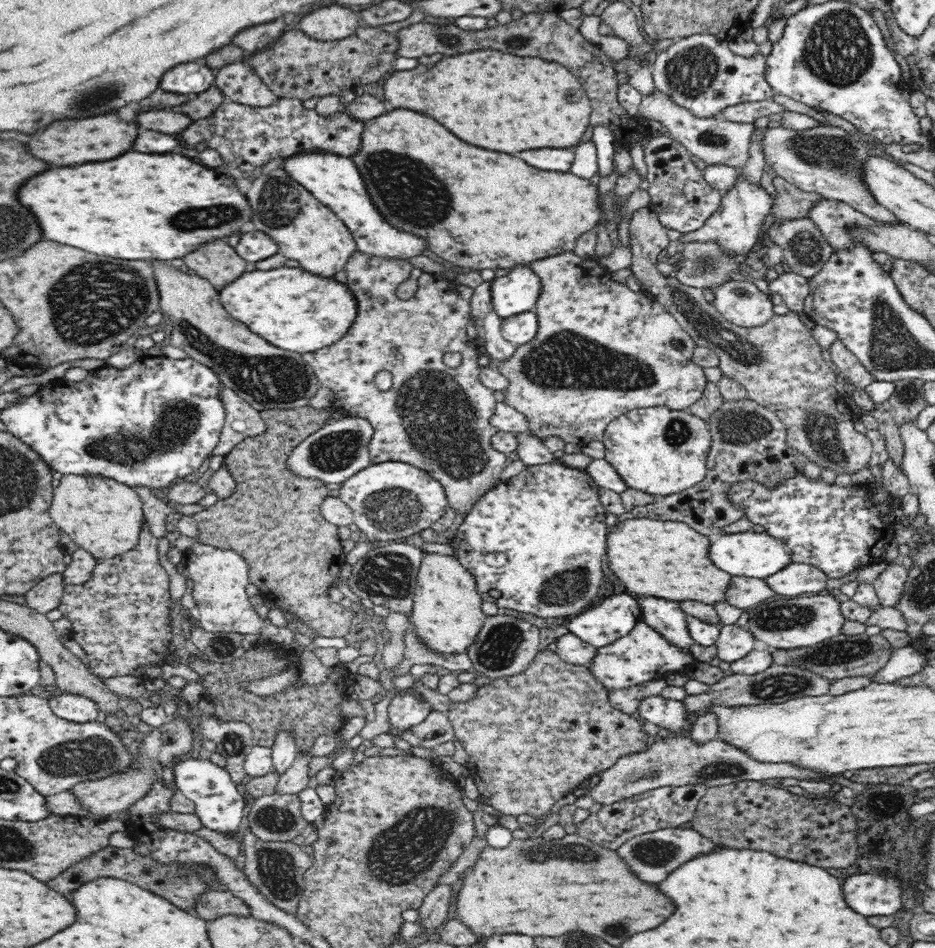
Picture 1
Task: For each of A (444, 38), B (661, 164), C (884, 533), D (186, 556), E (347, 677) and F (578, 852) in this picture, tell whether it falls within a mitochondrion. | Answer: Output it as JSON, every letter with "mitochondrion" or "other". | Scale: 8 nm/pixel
{"A":"mitochondrion","B":"other","C":"other","D":"other","E":"other","F":"mitochondrion"}

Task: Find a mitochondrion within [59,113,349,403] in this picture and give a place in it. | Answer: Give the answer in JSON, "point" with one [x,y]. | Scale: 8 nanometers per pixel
{"point":[280,203]}

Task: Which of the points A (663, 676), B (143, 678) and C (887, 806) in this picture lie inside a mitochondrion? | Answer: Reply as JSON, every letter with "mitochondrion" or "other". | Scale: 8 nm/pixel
{"A":"other","B":"other","C":"mitochondrion"}

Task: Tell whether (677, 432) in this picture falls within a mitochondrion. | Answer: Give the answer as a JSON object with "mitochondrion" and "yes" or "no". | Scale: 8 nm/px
{"mitochondrion":"yes"}

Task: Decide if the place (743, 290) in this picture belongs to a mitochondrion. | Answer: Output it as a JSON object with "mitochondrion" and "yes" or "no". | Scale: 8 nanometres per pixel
{"mitochondrion":"yes"}

